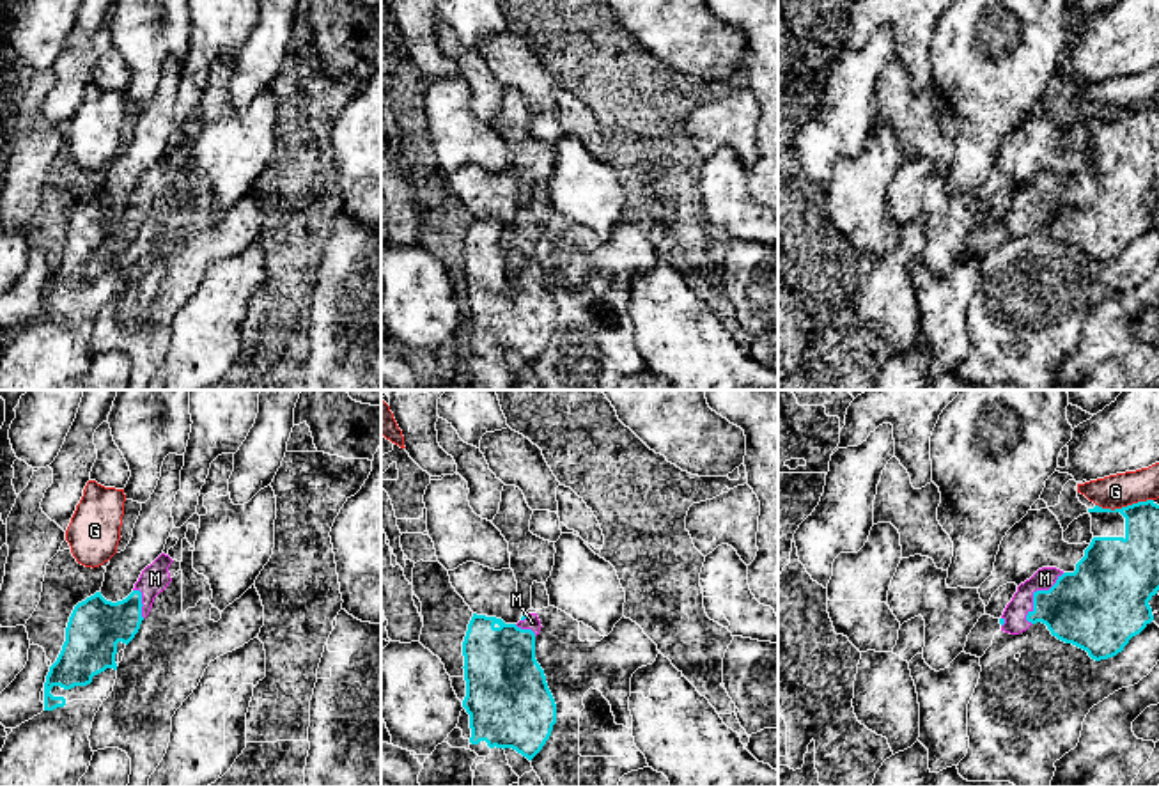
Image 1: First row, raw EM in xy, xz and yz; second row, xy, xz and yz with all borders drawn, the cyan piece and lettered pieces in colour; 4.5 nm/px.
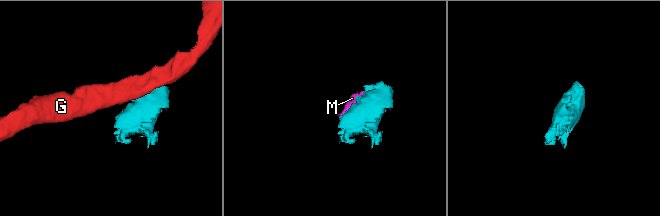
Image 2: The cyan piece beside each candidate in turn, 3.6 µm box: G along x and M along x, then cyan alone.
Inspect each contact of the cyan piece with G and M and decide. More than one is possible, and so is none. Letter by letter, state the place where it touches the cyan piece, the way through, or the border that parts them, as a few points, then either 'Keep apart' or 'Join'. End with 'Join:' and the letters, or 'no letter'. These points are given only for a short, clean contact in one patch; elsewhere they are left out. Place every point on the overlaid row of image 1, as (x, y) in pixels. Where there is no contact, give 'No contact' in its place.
G: Touches cyan at yz (1124, 507). Boundary: yz (1152, 498), (1113, 509), (1096, 506). Keep apart
M: Touches cyan at yz (1034, 594). Keep apart
Join: no letter

